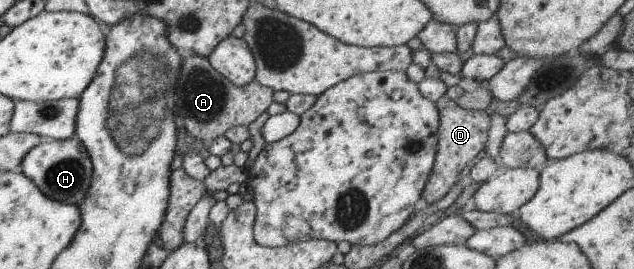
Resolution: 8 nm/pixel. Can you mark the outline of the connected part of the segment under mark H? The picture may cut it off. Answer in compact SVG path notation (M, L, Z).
M75 136L69 139L42 139L20 160L22 173L49 198L59 202L79 204L89 188L91 161L87 151Z

